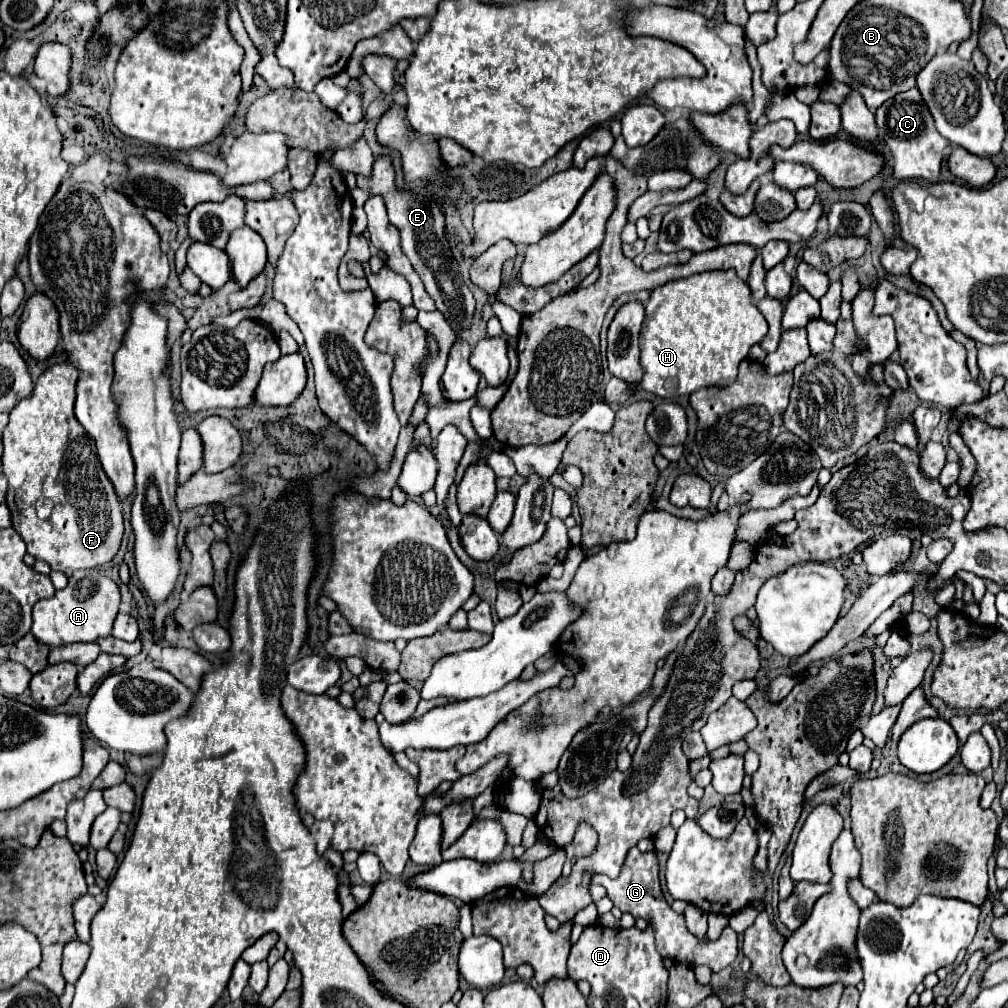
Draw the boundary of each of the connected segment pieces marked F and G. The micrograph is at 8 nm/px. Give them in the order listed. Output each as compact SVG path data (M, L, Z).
M60 361L48 367L36 381L32 393L22 399L10 413L10 423L4 429L4 455L2 469L8 477L6 505L12 513L12 527L24 539L28 553L46 561L54 571L72 575L76 569L94 569L114 559L120 549L124 525L122 505L116 499L112 483L104 477L92 437L84 433L74 417L74 389L78 369L72 361Z
M632 847L626 855L626 861L622 865L622 871L616 879L610 879L608 875L596 875L592 877L592 883L602 885L608 891L610 901L614 903L614 907L618 907L622 913L630 913L636 919L642 917L648 925L652 925L656 931L654 939L656 939L656 951L662 957L670 957L676 963L690 963L690 965L706 965L710 967L714 973L726 969L728 965L734 963L736 955L738 955L738 937L736 933L726 927L720 935L718 941L698 941L688 929L686 929L686 921L684 915L678 915L670 909L670 905L666 903L662 889L660 889L660 879L658 879L658 861L656 861L656 853L640 853L638 847Z

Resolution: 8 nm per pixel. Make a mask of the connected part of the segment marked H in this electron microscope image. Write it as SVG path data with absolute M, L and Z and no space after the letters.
M732 269L728 271L704 271L688 279L678 279L662 287L652 289L646 303L646 319L640 333L640 361L644 367L642 383L636 387L612 377L604 389L604 403L622 405L632 393L639 390L654 393L662 399L672 399L680 395L690 395L700 387L708 385L728 385L736 379L738 363L748 355L750 347L760 343L768 333L768 323L756 309L750 297L750 289Z

